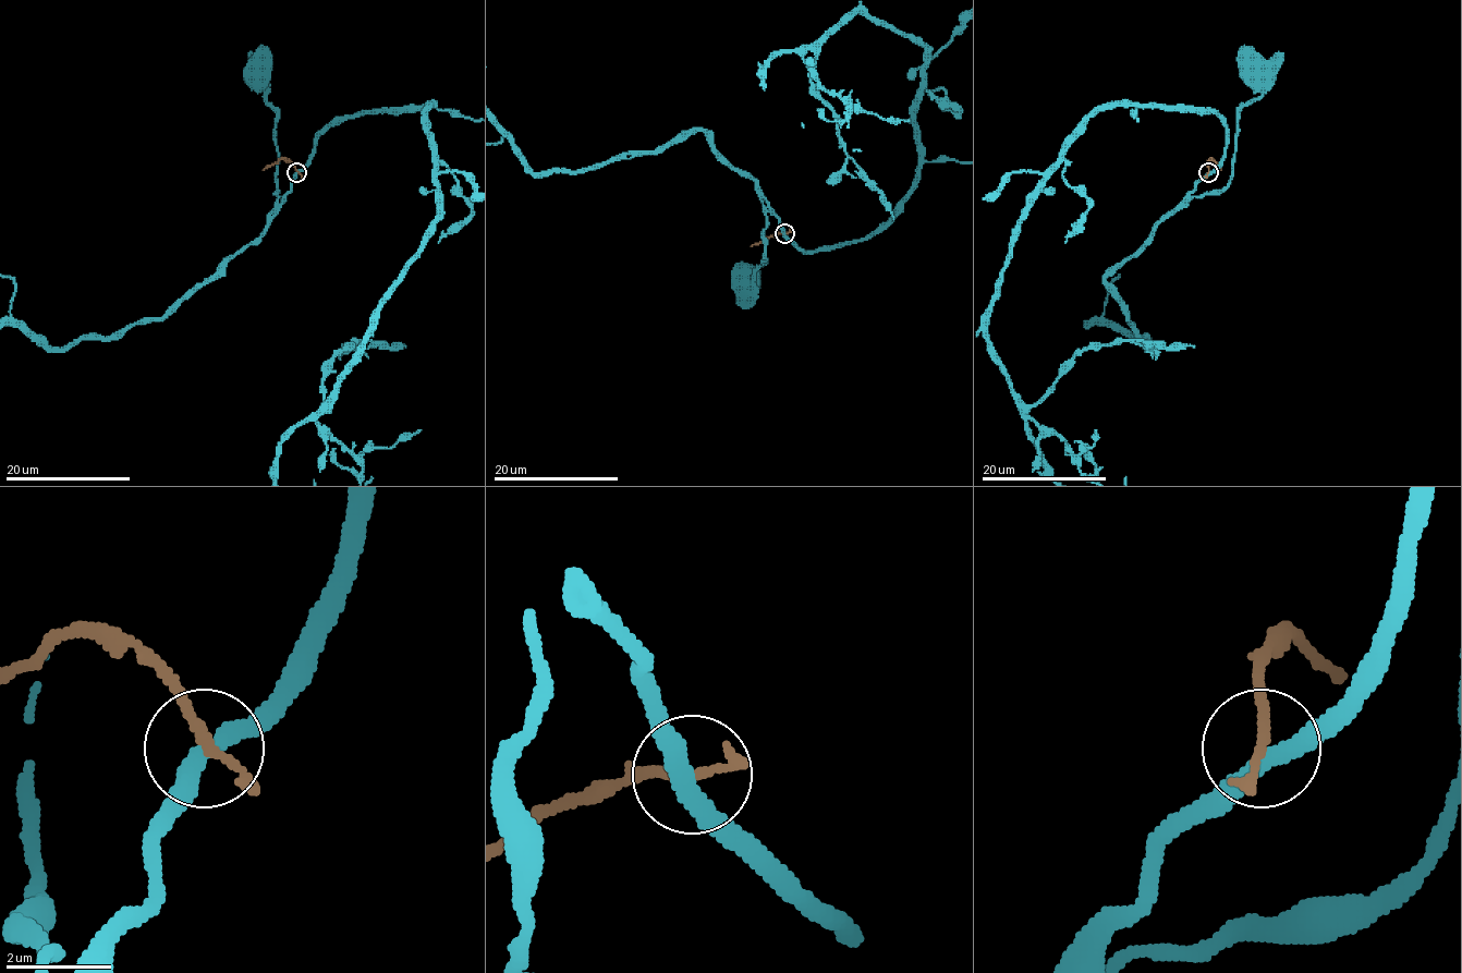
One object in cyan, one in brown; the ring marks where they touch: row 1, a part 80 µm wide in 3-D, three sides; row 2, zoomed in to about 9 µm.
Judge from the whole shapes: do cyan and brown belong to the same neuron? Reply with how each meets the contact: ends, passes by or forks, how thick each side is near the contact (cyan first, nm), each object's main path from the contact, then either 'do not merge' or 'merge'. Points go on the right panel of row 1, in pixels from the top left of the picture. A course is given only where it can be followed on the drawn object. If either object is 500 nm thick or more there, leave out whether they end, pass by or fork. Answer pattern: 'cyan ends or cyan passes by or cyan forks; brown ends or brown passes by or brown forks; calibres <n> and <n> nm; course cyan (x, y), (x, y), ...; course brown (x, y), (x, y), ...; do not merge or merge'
cyan passes by; brown passes by; calibres 340 and 170 nm; course cyan (1208, 172), (1186, 204), (1194, 196), (1219, 193), (1227, 185), (1238, 112), (1262, 95), (1255, 73); course brown (1208, 172), (1211, 159), (1221, 170); do not merge

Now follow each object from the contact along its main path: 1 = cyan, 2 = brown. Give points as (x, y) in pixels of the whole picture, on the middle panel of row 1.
1: (784, 233), (778, 219), (767, 211), (766, 259), (755, 272), (752, 287), (747, 280)
2: (784, 233), (767, 236), (751, 246)

